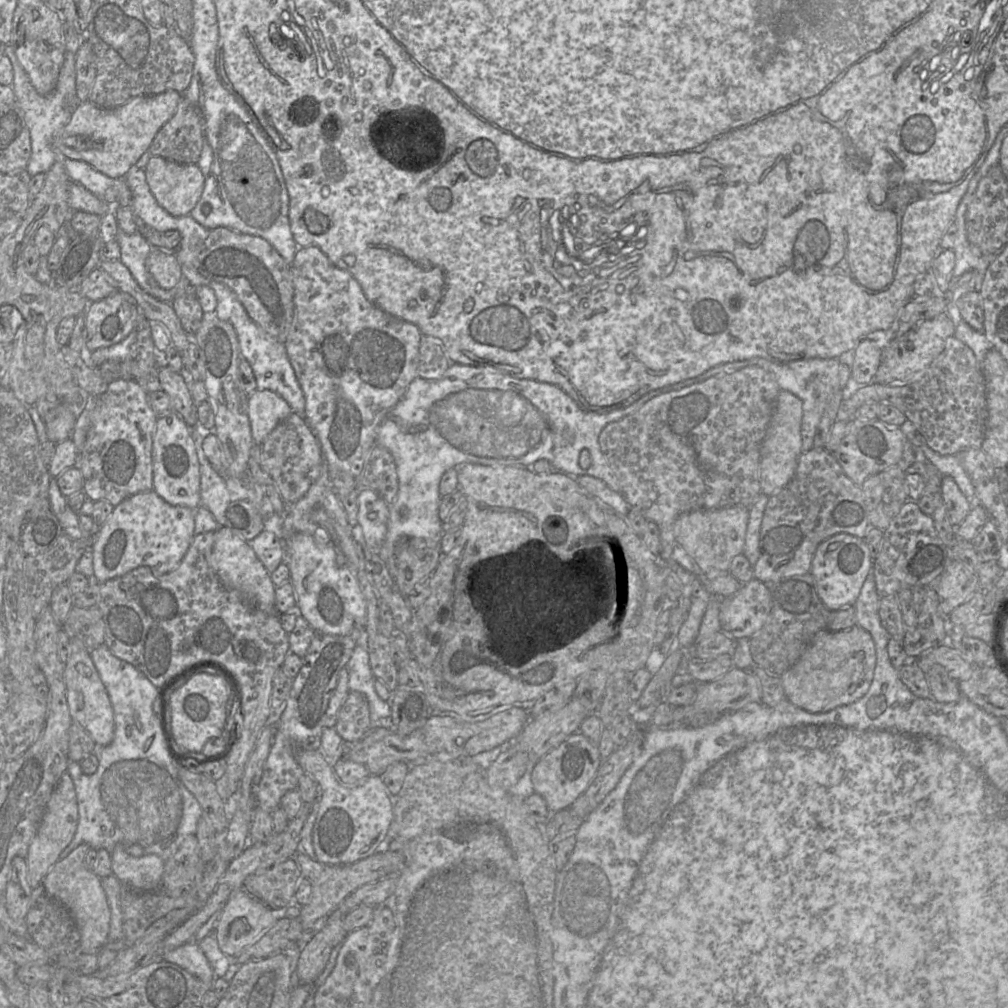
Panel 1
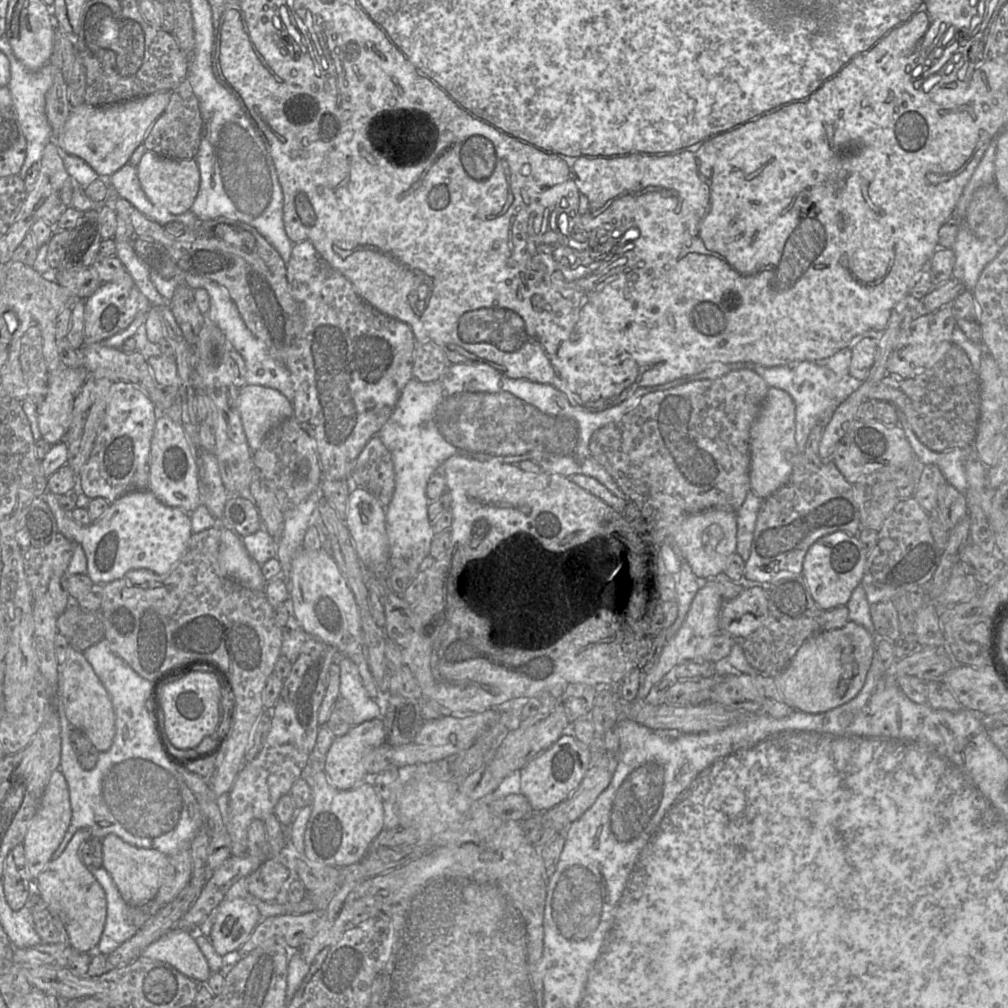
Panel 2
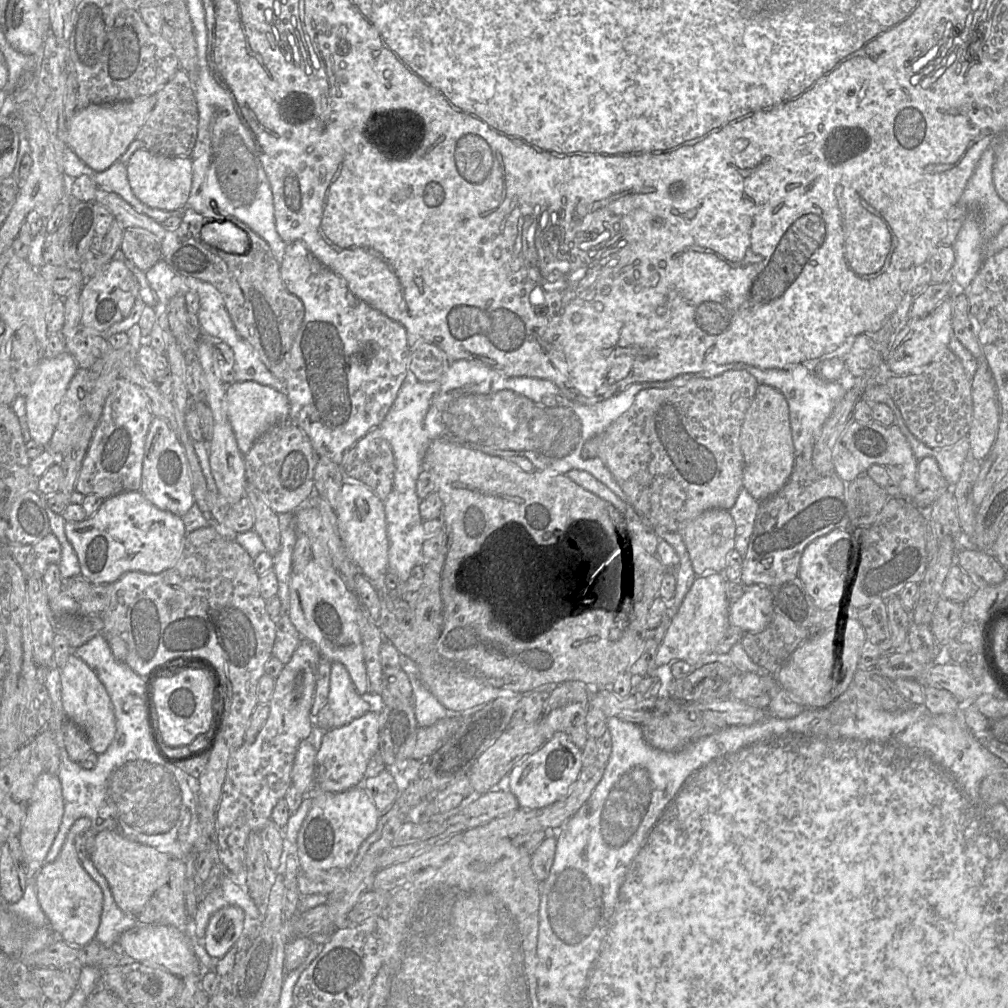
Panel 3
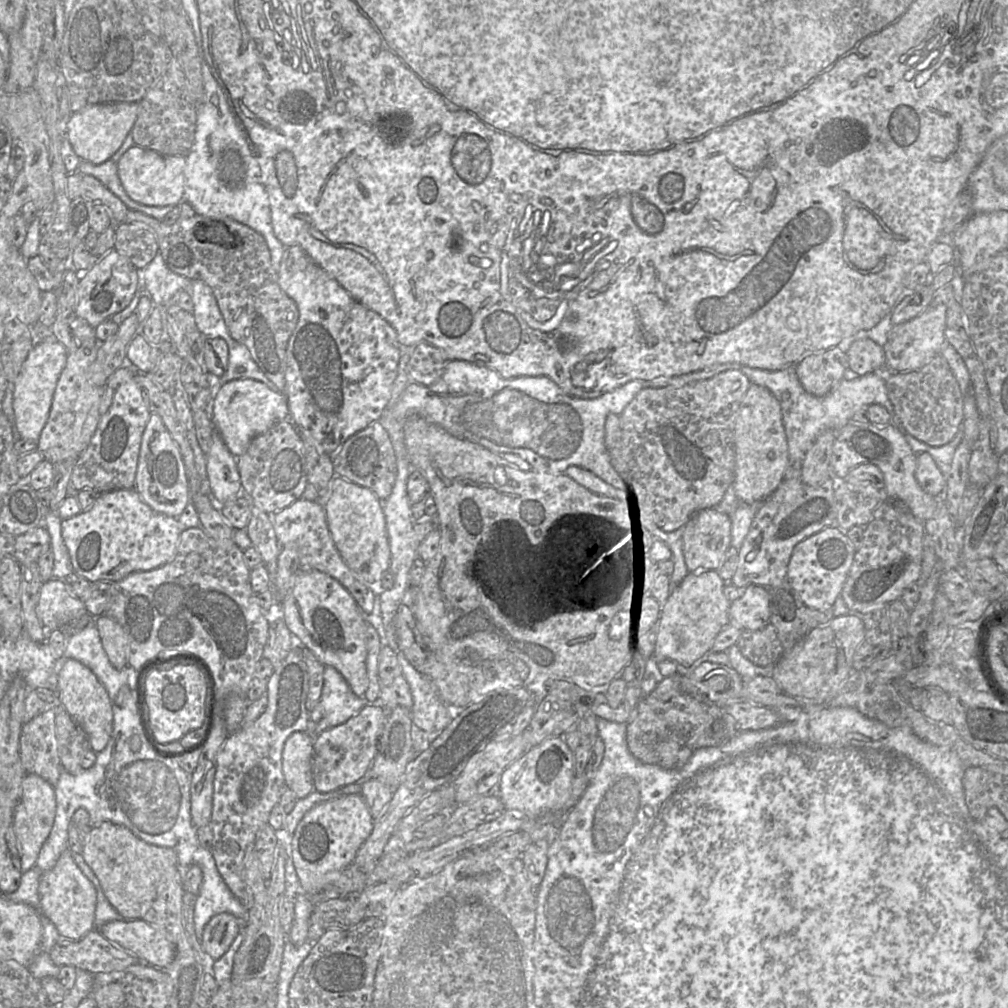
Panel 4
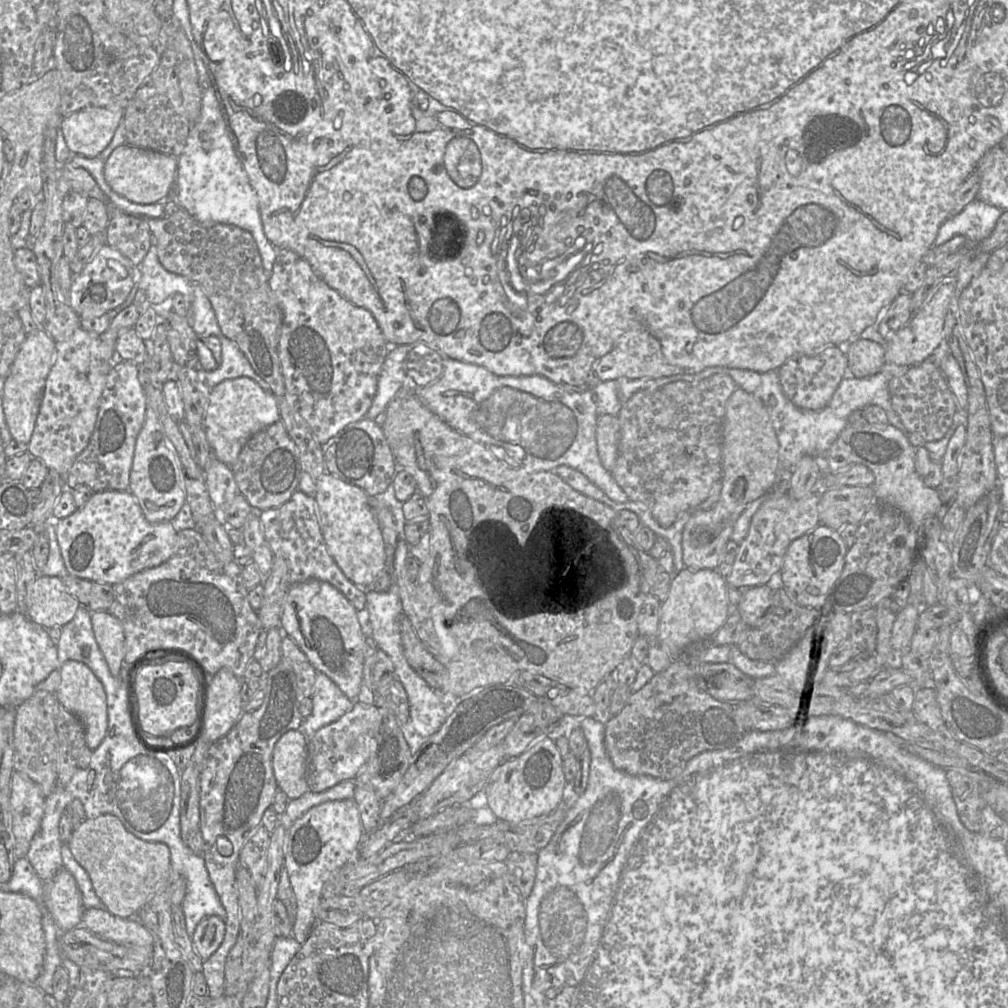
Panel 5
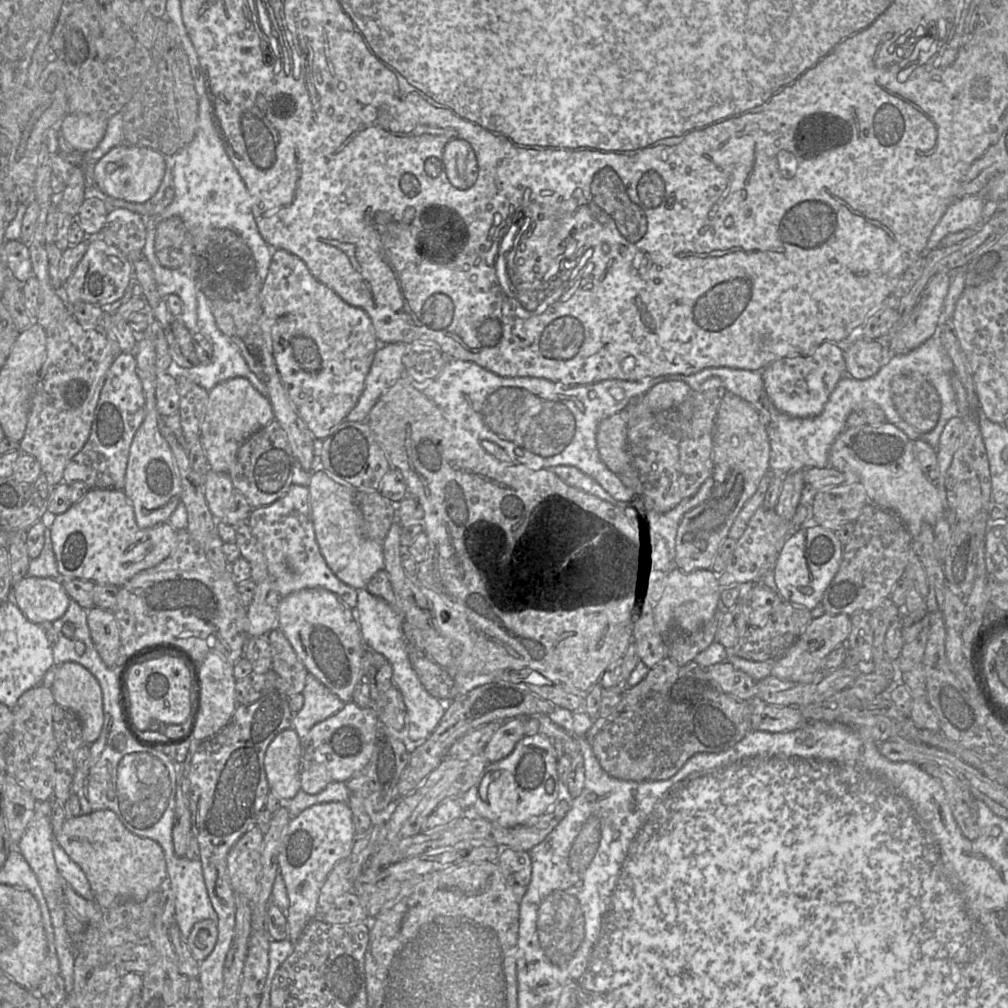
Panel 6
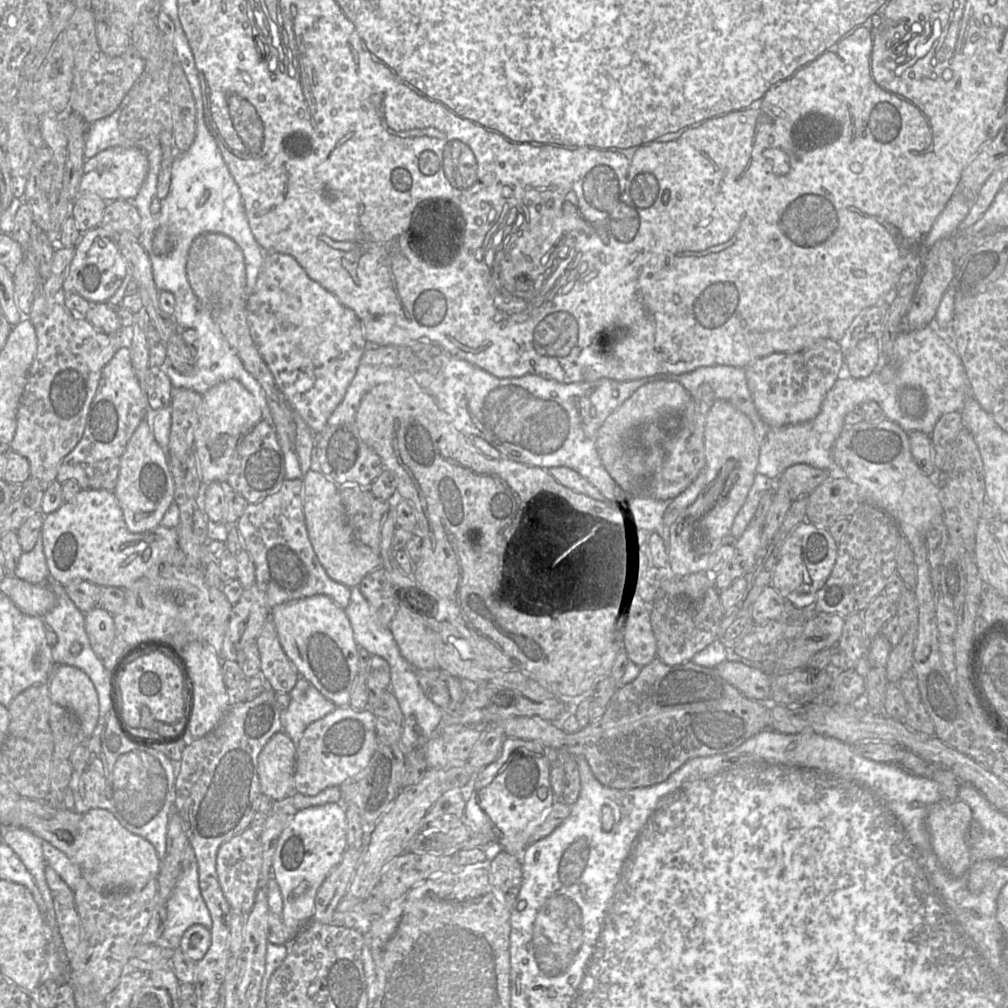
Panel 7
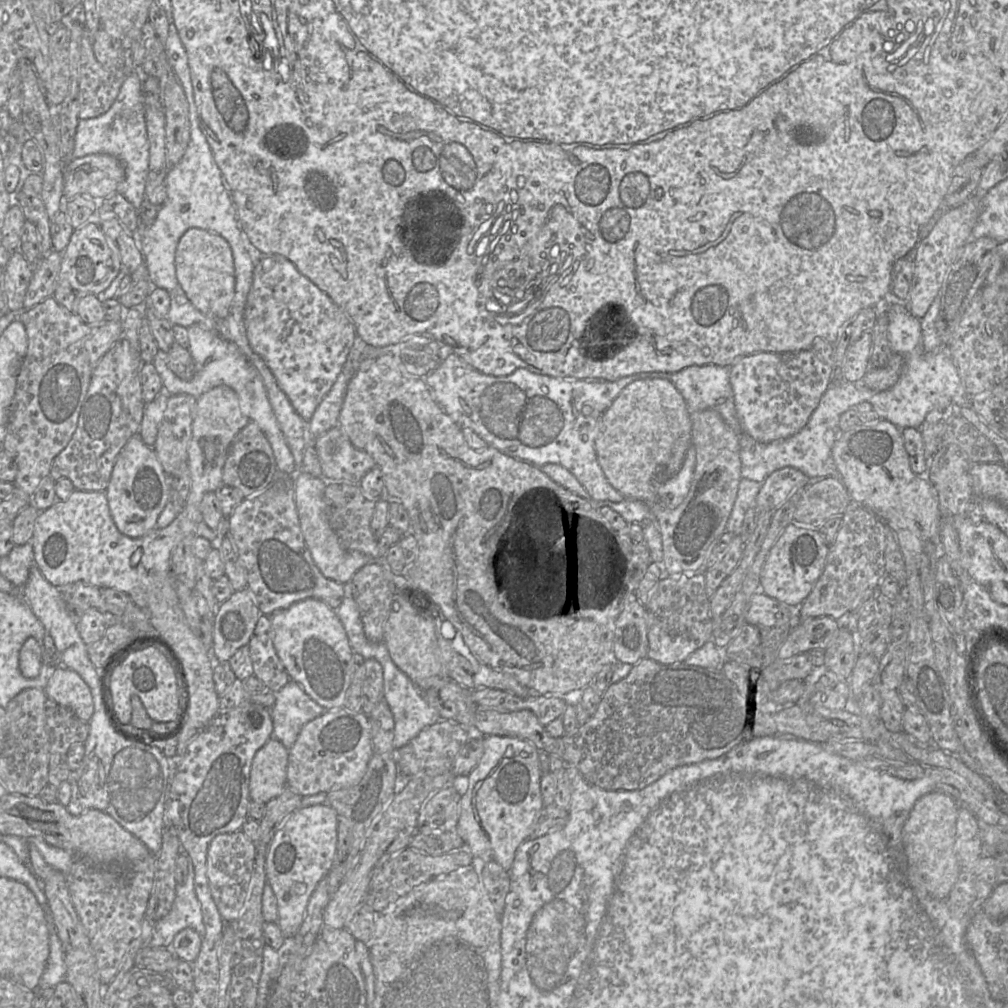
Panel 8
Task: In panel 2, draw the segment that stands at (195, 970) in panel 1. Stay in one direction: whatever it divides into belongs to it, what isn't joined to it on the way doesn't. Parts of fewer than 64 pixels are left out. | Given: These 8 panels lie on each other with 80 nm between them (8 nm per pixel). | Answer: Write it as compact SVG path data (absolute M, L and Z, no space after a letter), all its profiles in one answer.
M174 929L150 944L140 958L167 963L198 984L205 984L211 976L208 963L195 941L196 933L186 929Z

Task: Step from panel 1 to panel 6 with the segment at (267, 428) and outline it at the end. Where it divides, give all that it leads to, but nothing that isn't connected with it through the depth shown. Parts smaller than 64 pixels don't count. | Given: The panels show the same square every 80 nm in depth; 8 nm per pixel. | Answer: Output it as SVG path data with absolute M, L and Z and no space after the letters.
M230 379L212 388L199 430L200 441L210 469L228 473L235 464L241 445L273 420L274 413L269 399L262 396L247 379Z

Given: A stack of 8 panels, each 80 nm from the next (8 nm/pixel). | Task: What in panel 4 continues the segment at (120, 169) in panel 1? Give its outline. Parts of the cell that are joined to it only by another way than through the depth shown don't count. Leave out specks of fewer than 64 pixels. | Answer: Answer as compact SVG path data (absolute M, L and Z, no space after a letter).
M106 103L73 113L66 126L66 139L82 160L101 164L111 159L131 133L138 115L138 103Z

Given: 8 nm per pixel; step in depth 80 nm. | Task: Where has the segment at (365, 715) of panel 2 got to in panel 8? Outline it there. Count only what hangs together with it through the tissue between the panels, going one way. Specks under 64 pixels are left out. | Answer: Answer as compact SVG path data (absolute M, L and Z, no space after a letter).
M294 681L288 682L276 692L275 698L275 703L270 708L273 721L272 738L290 750L302 728L326 710Z

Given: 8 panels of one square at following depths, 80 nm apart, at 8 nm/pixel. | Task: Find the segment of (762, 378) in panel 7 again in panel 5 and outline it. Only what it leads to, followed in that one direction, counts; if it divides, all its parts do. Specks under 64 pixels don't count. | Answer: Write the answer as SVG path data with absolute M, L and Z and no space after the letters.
M830 346L813 356L794 356L778 370L778 377L785 396L797 407L818 411L826 407L841 380L848 374L845 353L837 346Z

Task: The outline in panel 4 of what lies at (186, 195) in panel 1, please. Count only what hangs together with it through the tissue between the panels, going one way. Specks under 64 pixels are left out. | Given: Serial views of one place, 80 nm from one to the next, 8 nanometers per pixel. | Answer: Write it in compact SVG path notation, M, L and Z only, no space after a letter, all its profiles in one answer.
M139 146L130 147L118 160L118 176L128 196L146 206L177 206L184 201L184 156L164 156Z

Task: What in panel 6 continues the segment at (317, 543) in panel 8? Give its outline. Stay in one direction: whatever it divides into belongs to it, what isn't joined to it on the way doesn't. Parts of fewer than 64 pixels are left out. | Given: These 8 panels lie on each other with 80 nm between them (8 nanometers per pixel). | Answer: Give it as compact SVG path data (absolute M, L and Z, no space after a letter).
M322 468L311 473L307 488L316 541L327 565L346 585L365 589L371 578L384 570L384 554L382 546L367 536L356 490L336 482Z

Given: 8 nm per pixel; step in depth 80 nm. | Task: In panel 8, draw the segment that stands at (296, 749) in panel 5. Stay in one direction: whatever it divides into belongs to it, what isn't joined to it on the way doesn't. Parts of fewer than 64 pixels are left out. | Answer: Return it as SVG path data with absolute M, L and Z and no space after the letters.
M270 738L255 754L249 778L252 802L267 804L287 787L289 750L278 740Z

